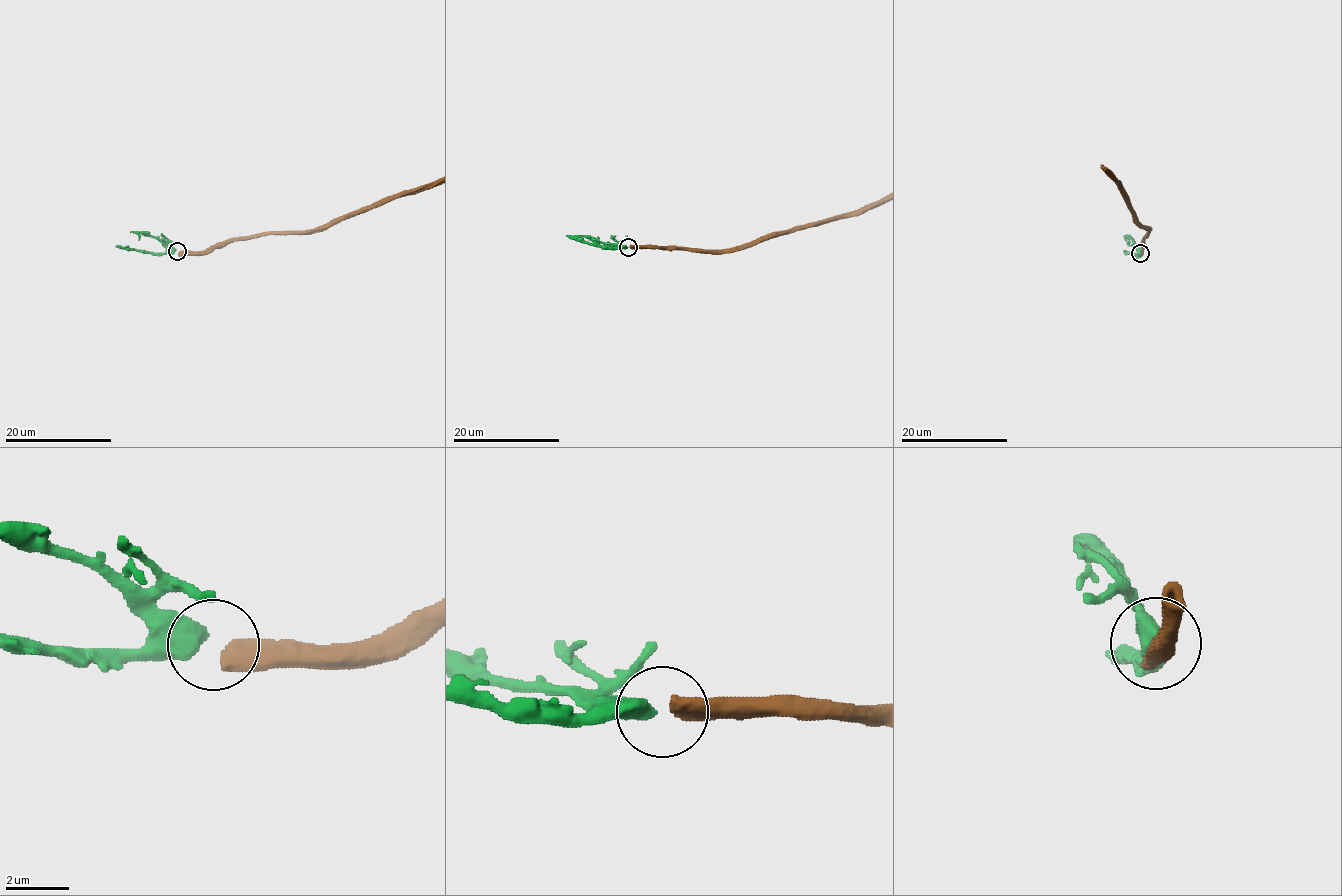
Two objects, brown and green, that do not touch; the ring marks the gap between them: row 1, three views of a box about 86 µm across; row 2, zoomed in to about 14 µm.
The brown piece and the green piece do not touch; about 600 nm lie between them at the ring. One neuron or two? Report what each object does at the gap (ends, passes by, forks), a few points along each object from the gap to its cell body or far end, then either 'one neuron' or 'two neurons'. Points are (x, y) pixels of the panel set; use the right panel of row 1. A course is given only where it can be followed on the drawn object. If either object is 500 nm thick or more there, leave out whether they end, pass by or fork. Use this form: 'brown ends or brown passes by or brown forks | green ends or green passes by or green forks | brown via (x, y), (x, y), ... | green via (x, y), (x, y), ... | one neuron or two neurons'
green via (1140, 252), (1136, 255), (1124, 250) | one neuron

